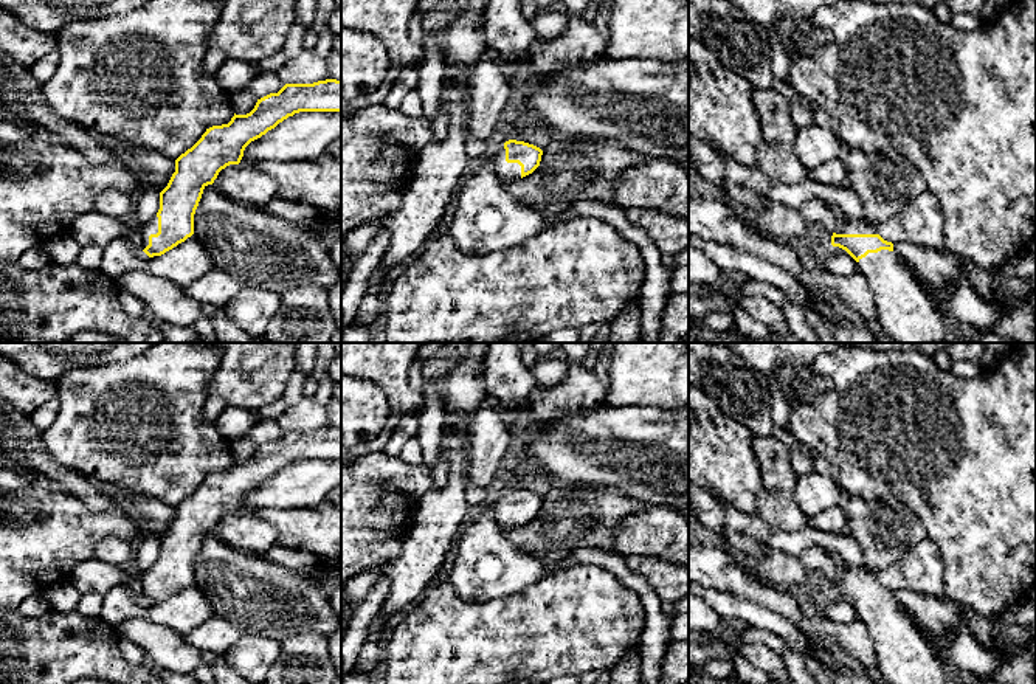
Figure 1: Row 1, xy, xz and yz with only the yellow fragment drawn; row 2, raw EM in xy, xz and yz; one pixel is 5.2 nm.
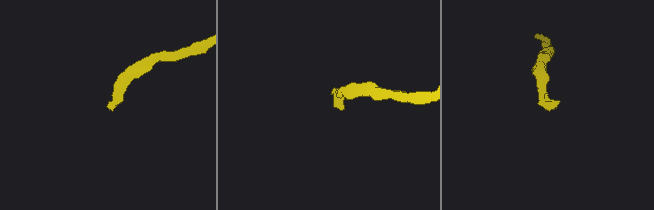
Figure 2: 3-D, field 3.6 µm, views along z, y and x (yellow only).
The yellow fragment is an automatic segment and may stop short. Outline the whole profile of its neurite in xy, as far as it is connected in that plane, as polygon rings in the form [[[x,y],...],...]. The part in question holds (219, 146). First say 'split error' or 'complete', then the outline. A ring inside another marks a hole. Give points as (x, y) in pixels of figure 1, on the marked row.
split error | [[[326,79],[313,84],[285,84],[278,93],[257,99],[247,115],[236,115],[228,124],[206,129],[202,138],[175,160],[175,172],[160,192],[157,216],[141,226],[143,247],[149,256],[161,256],[194,234],[194,214],[203,189],[212,185],[219,172],[230,164],[239,164],[245,147],[275,129],[279,123],[299,112],[341,112],[341,81]]]

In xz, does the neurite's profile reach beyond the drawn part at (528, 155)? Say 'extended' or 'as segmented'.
extended

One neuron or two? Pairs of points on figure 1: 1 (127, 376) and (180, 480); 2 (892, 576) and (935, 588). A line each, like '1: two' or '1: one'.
1: one
2: one

